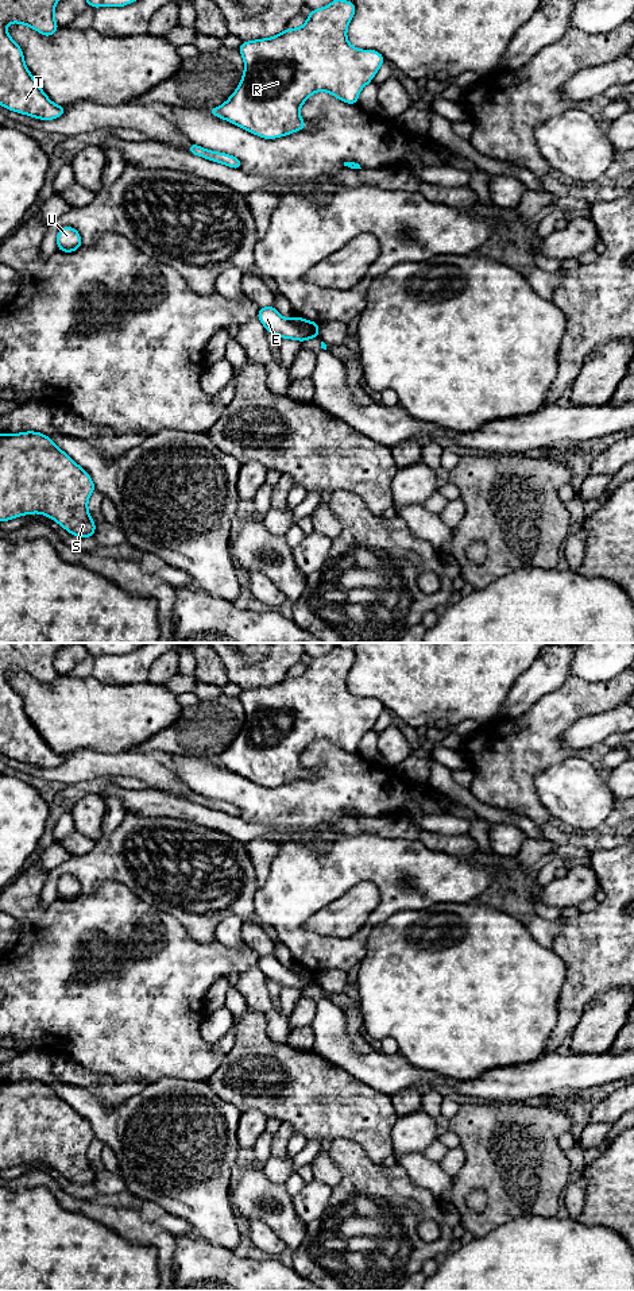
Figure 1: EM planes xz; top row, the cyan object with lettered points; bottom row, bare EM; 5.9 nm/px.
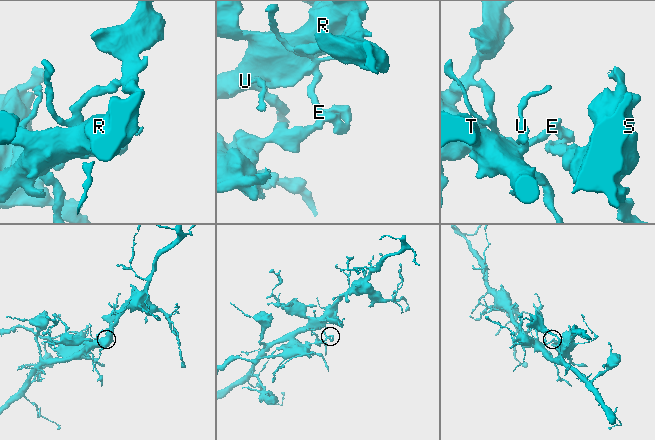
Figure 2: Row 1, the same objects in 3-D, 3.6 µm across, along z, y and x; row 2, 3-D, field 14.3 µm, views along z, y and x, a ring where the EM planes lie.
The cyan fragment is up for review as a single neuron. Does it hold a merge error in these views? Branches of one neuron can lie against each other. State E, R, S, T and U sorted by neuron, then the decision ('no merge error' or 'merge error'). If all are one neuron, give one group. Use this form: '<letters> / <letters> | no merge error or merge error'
E R T U / S | merge error

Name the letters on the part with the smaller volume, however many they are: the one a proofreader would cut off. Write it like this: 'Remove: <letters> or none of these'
Remove: S

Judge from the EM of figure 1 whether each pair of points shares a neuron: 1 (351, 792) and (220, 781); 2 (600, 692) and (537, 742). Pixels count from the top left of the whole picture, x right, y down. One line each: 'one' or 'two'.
1: one
2: one

